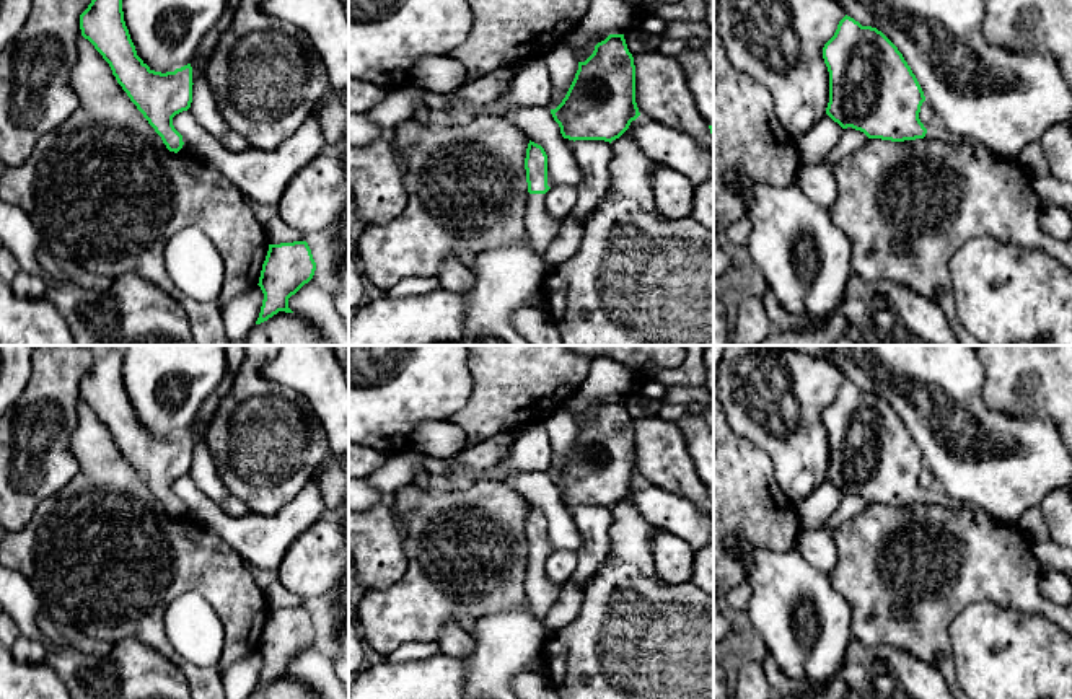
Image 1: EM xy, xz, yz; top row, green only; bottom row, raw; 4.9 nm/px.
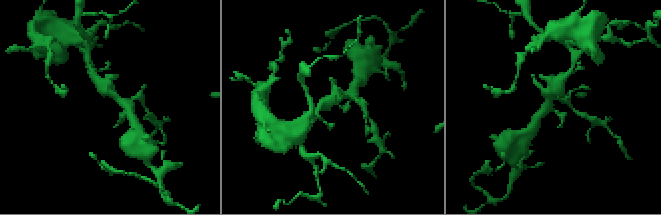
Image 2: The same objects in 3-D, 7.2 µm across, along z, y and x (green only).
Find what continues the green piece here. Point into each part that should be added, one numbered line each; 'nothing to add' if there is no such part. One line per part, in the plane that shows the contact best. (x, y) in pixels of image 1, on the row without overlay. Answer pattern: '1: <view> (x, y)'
1: xz (541, 593)

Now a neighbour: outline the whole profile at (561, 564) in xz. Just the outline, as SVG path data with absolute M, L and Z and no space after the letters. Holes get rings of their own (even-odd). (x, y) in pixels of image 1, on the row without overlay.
M570 549L552 551L546 559L546 575L554 587L564 585L577 569L577 556Z

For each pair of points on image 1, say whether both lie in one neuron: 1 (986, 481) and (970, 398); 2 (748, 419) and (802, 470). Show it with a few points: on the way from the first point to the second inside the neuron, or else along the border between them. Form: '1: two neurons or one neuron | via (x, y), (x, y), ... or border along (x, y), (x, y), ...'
1: one neuron | via (971, 460), (963, 452), (963, 419)
2: one neuron | via (761, 429), (789, 457)

